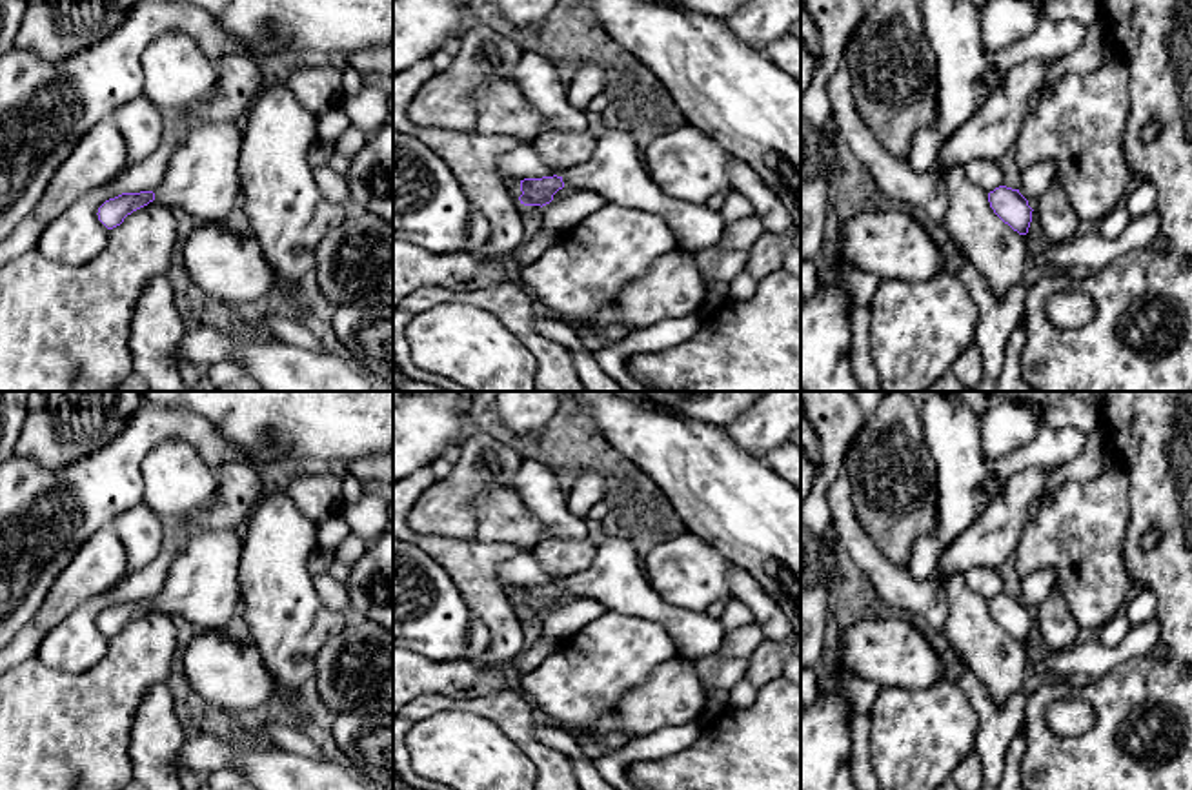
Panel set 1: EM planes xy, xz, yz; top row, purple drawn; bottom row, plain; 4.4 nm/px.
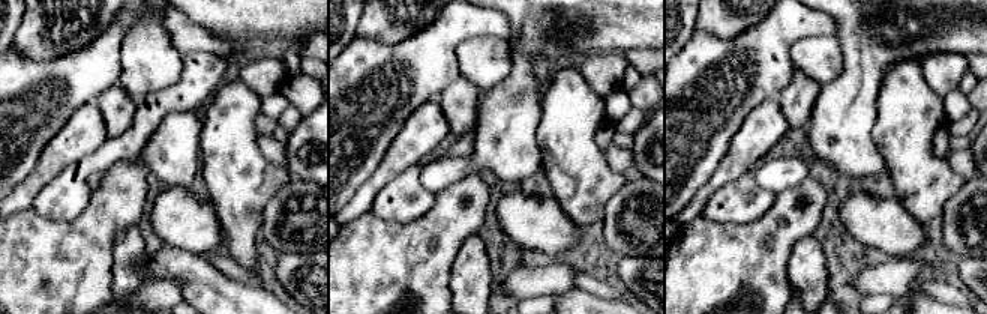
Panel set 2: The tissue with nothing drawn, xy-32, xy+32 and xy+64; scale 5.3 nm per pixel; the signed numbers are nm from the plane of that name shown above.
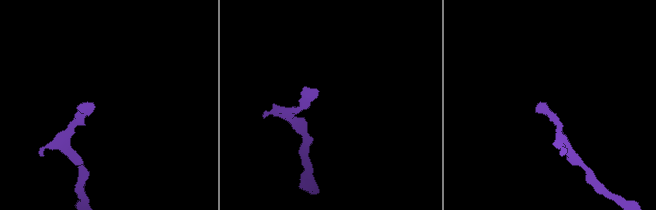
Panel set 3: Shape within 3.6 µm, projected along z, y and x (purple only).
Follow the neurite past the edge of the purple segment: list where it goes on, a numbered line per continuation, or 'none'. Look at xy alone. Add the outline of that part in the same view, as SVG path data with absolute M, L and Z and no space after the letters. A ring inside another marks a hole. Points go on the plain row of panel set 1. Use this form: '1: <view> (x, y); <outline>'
1: xy (202, 585); M197 532L173 559L155 606L202 630L222 632L242 604L240 555L242 532Z

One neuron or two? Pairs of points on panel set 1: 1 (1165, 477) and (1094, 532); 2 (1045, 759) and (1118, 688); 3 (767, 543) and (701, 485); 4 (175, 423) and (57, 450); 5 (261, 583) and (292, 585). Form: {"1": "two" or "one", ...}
{"1": "two", "2": "one", "3": "one", "4": "two", "5": "one"}

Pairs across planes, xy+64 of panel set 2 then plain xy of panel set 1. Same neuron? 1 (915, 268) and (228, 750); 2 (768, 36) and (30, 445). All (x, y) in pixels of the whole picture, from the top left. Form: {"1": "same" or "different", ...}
{"1": "same", "2": "different"}

